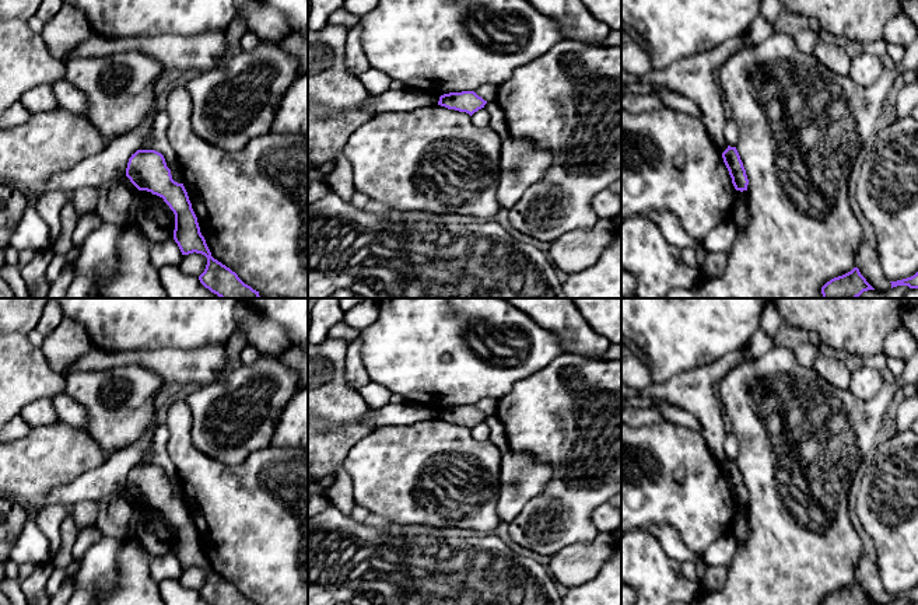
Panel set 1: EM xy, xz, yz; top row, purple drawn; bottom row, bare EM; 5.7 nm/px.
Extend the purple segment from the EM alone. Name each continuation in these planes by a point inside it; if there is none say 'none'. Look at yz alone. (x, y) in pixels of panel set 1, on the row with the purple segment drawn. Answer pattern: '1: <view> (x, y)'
none

